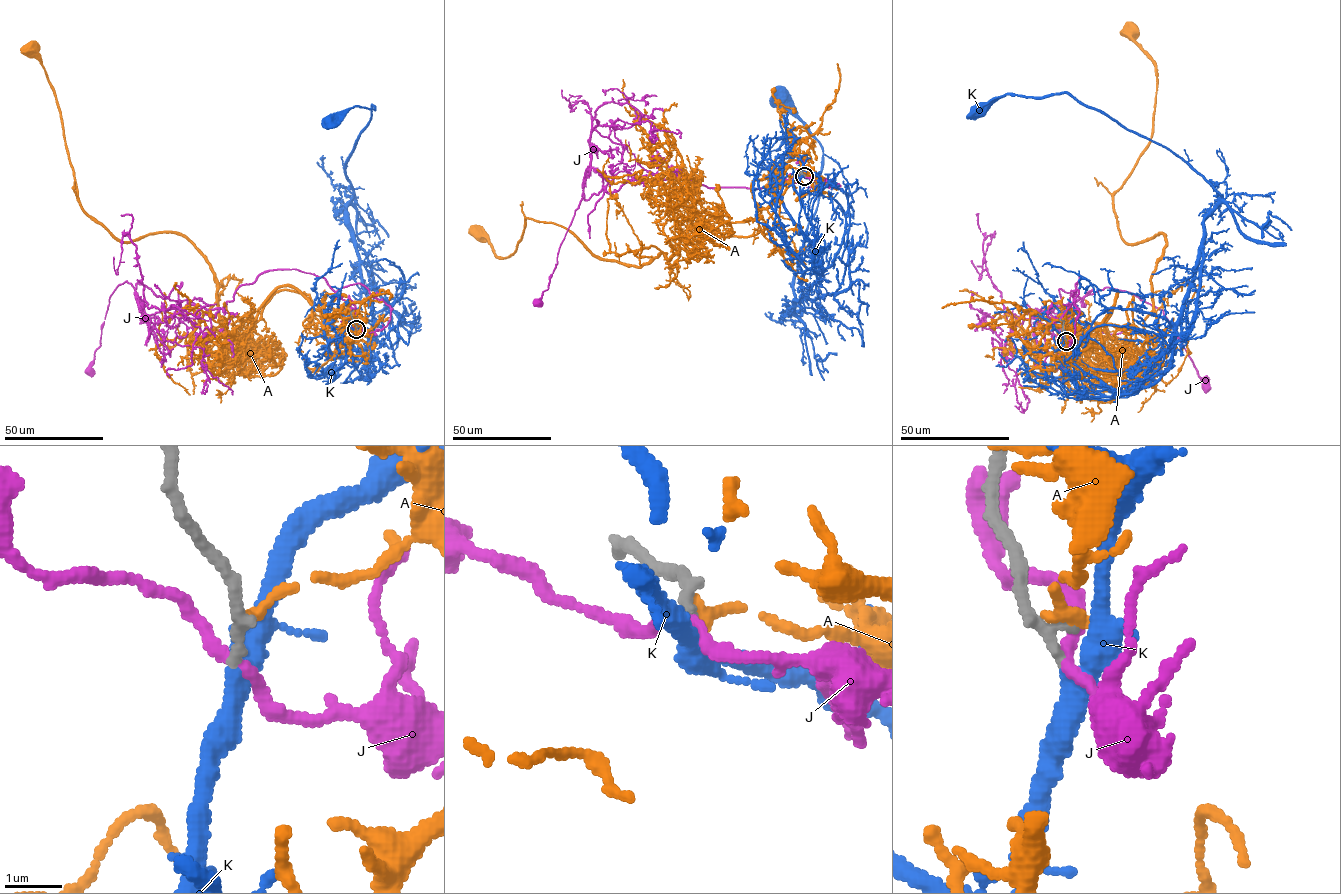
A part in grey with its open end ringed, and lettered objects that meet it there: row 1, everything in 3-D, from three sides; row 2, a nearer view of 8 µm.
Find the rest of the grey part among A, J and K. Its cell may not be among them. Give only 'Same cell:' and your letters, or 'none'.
Same cell: K

